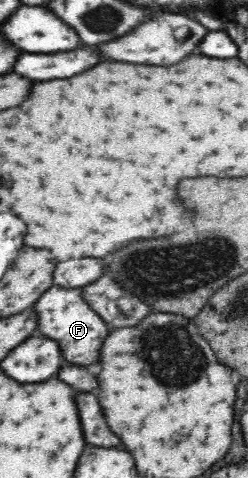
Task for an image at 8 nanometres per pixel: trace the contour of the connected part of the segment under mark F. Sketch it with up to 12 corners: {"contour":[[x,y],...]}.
{"contour":[[81,289],[35,303],[39,331],[69,363],[93,365],[109,333]]}

